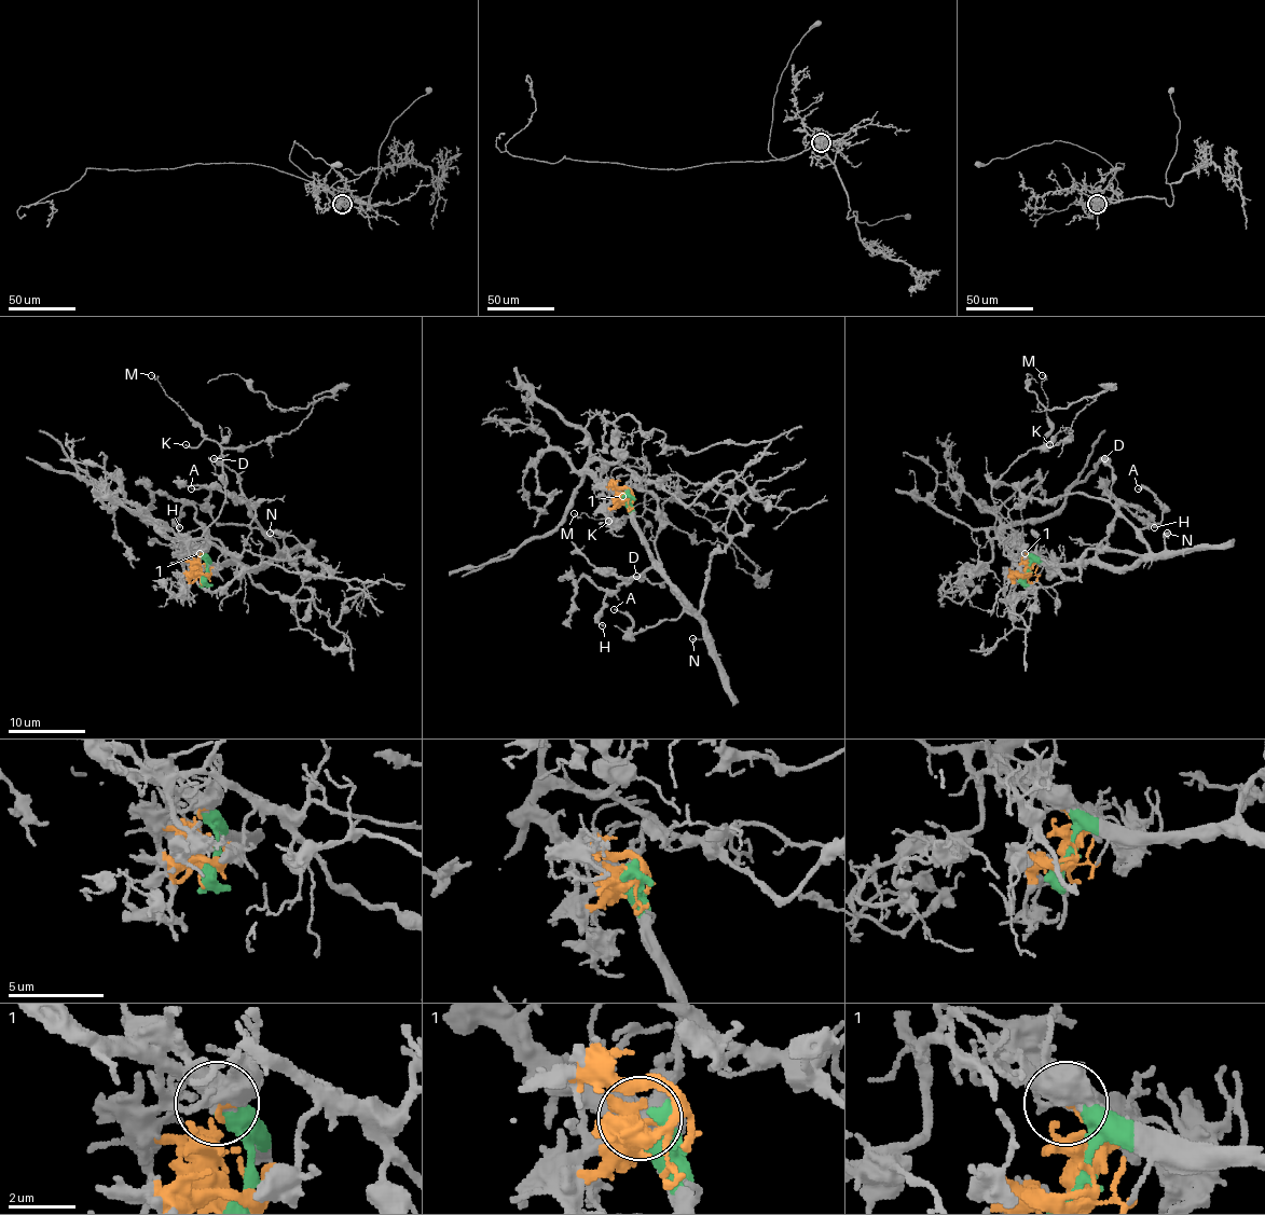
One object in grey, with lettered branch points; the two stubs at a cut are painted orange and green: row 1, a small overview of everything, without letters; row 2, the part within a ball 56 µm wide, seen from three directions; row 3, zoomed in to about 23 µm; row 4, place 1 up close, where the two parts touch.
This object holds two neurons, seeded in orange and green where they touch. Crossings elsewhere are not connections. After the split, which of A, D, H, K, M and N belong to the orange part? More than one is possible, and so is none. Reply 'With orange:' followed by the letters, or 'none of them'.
With orange: K, M

